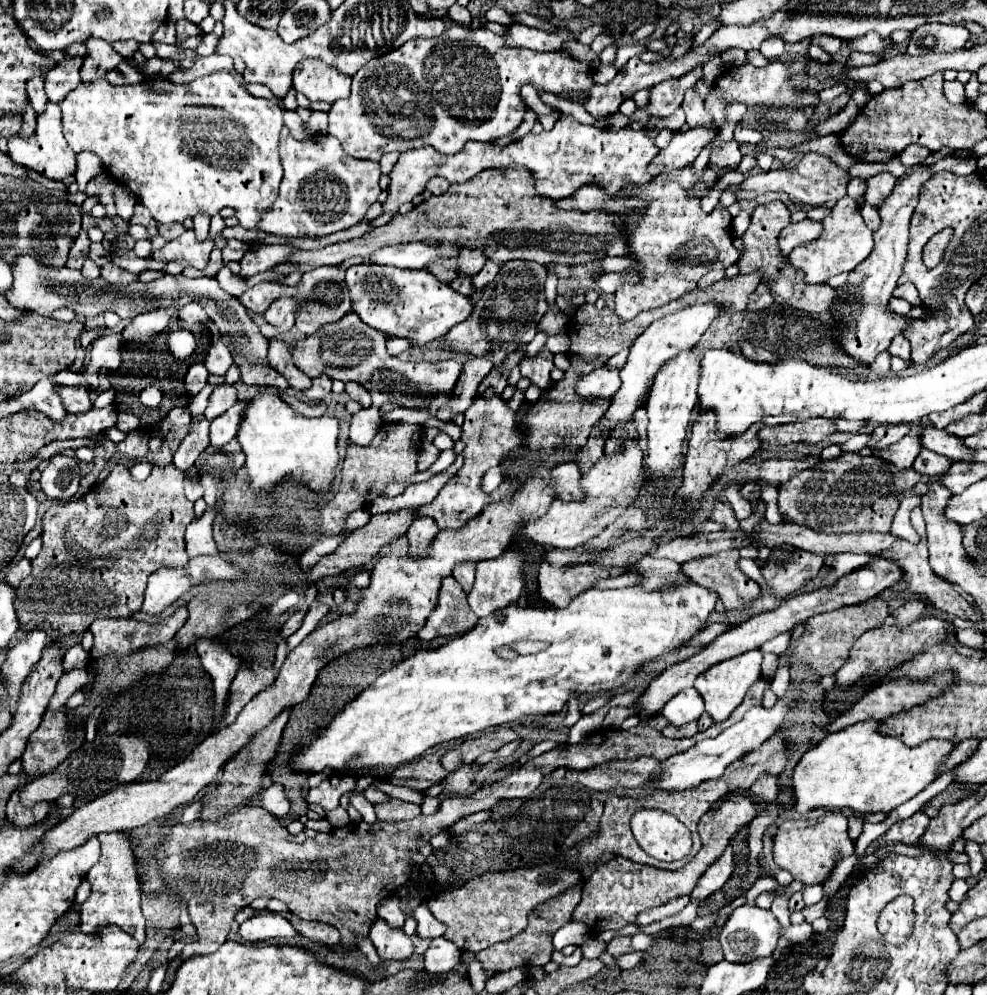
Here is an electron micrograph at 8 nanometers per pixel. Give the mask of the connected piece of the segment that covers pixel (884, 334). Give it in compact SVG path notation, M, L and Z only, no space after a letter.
M916 164L910 168L912 174L906 178L898 178L894 190L890 196L884 198L882 206L878 206L880 214L880 228L874 232L874 250L862 266L856 266L856 270L850 274L848 284L844 288L838 288L838 296L842 304L836 304L832 308L834 320L838 322L842 334L840 334L840 344L842 348L854 356L860 364L872 364L874 358L884 352L892 338L912 322L910 316L896 314L888 308L888 302L892 298L892 290L896 288L896 280L902 274L902 266L906 264L906 242L908 242L908 222L910 216L918 204L918 194L924 182L930 178L932 166L926 164Z

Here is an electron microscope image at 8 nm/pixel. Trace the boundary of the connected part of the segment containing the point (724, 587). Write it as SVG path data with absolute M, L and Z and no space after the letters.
M730 548L726 552L684 562L682 570L700 586L715 591L728 610L744 608L748 600L760 594L760 588L740 572L736 566L738 558L738 550Z

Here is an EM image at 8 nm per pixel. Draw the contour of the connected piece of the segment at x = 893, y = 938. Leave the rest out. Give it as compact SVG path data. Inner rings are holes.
M894 898L878 918L878 930L882 938L894 946L902 946L910 940L914 930L914 904L910 898Z

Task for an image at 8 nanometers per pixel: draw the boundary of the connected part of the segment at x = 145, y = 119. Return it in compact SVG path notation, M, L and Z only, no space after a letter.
M220 70L214 74L208 74L204 78L198 78L190 84L172 84L166 78L152 78L152 80L144 80L140 84L124 84L124 86L114 86L108 82L106 74L92 80L92 82L84 82L80 84L76 90L72 90L62 102L62 126L64 126L64 138L68 142L68 146L72 148L74 154L88 150L94 152L102 164L106 166L106 170L120 182L126 184L126 188L130 192L134 192L138 196L138 200L142 200L144 206L148 206L148 210L152 212L154 220L160 224L172 224L172 222L184 222L186 216L196 216L198 212L206 212L210 216L218 214L224 206L230 206L236 210L238 220L244 228L254 230L258 228L260 216L274 204L276 196L278 196L278 186L282 180L282 162L278 156L278 140L280 140L280 130L282 130L282 108L278 106L278 102L274 98L256 98L252 96L244 86L238 84L238 80Z

